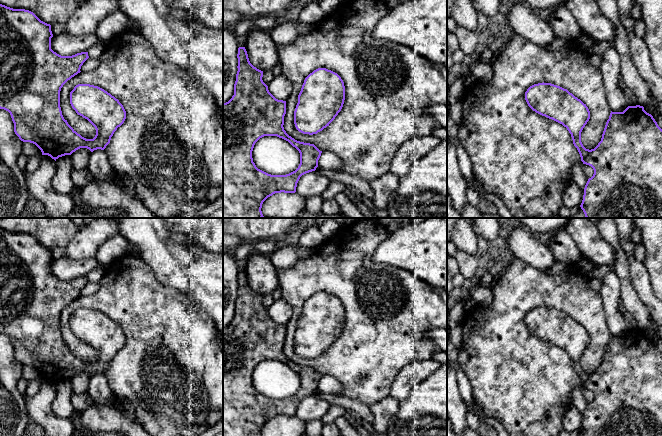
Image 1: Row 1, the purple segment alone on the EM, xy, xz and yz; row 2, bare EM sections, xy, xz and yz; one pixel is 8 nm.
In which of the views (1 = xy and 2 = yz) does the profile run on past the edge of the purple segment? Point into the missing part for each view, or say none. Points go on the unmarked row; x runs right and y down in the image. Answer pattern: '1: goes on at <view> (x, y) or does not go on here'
1: does not go on here
2: does not go on here

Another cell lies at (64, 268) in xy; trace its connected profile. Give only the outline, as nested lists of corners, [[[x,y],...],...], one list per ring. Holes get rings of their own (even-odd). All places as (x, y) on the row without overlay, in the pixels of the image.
[[[63,256],[59,259],[53,259],[51,273],[61,280],[72,280],[77,277],[88,276],[99,264],[96,257],[75,260]]]

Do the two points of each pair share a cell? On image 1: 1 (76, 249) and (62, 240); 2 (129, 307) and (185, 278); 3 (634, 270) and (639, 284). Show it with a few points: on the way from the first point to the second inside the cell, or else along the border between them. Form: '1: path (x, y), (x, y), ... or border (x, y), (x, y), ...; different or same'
1: border (80, 229), (65, 248); different
2: border (152, 270), (160, 282), (178, 289), (189, 298); different
3: path (637, 273), (639, 281); same

